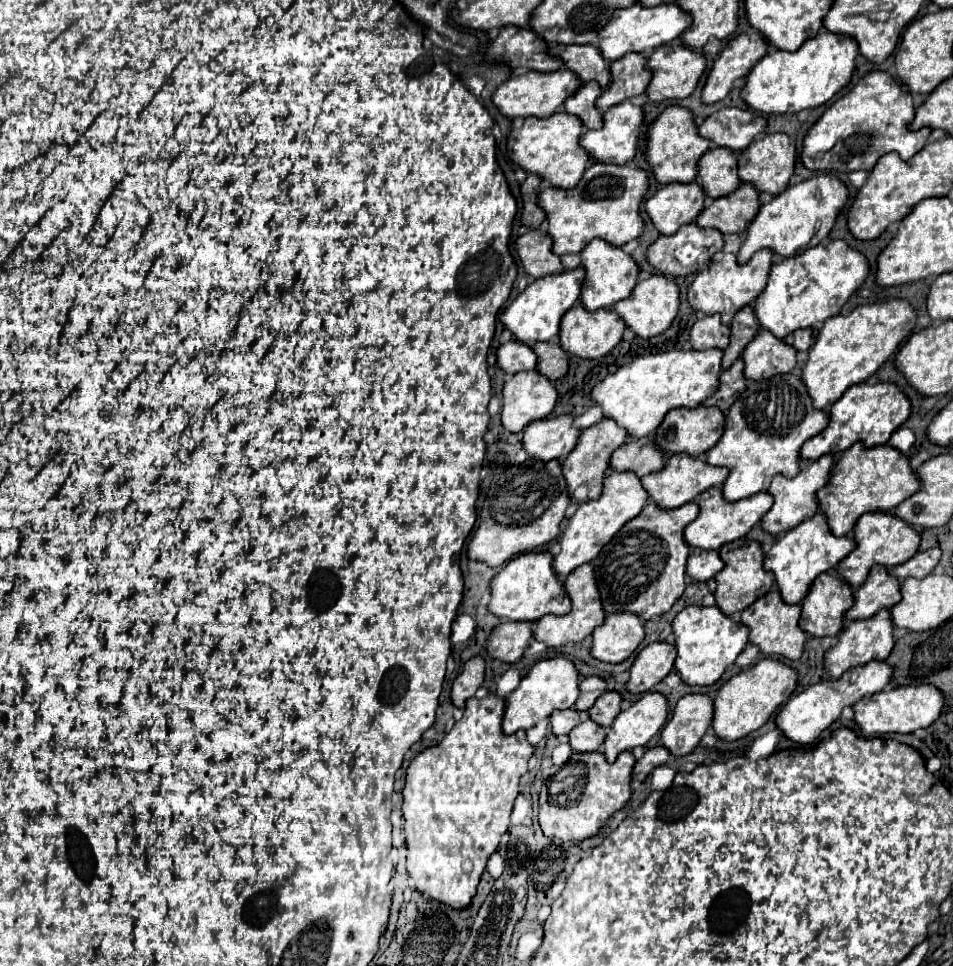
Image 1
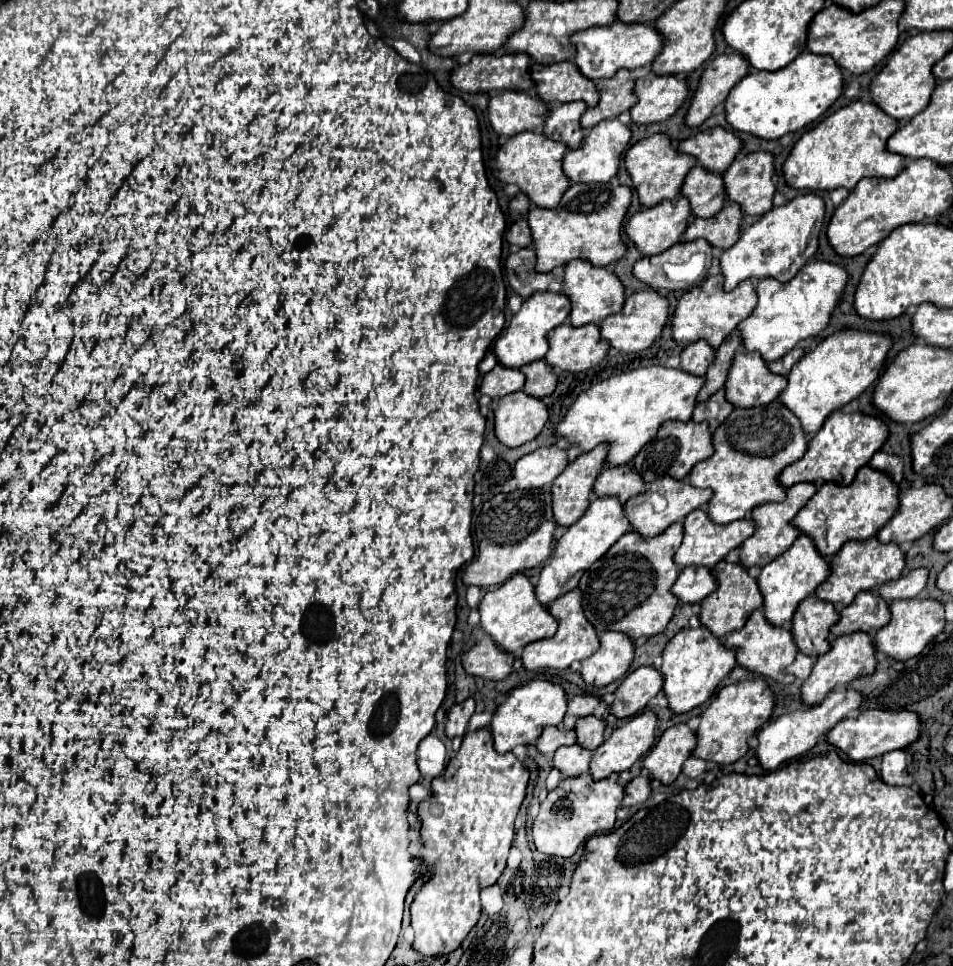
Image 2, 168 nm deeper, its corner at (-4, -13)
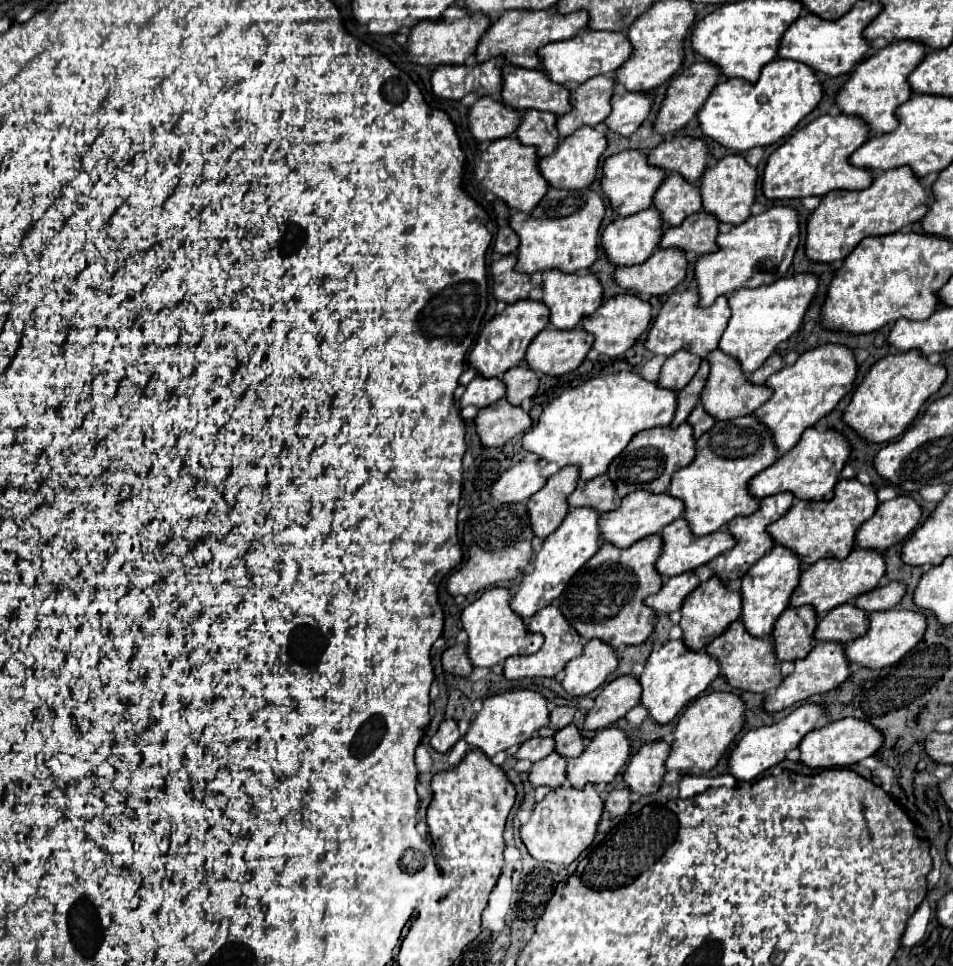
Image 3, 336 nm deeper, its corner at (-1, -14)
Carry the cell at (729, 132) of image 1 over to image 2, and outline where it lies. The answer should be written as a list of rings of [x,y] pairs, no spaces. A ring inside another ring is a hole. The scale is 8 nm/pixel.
[[[723,127],[705,129],[679,143],[679,153],[695,157],[697,165],[711,173],[723,173],[729,167],[729,161],[741,151],[741,141]]]

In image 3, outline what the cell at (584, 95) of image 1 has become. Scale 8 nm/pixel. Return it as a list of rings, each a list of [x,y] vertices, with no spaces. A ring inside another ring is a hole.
[[[526,110],[526,114],[522,116],[522,124],[514,132],[514,136],[526,146],[536,146],[540,156],[548,156],[558,146],[556,122],[558,122],[556,114]]]

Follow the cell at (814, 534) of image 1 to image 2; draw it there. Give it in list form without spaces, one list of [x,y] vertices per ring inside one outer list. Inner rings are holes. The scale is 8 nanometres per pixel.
[[[799,535],[795,543],[785,553],[781,553],[771,563],[767,563],[757,577],[757,585],[763,595],[765,619],[775,627],[785,627],[785,623],[791,623],[797,605],[805,597],[809,597],[827,575],[829,575],[829,565],[825,557],[817,553],[813,541],[807,535]]]

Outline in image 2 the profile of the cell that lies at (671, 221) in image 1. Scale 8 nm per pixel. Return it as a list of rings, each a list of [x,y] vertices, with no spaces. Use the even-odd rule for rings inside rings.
[[[675,197],[657,207],[637,211],[625,225],[627,237],[641,255],[653,257],[675,245],[691,221],[685,197]]]

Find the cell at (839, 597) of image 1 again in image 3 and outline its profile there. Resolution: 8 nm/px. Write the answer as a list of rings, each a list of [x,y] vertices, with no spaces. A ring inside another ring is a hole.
[[[812,606],[786,608],[774,624],[774,646],[780,662],[806,658],[814,648],[814,630],[818,624],[816,610]]]

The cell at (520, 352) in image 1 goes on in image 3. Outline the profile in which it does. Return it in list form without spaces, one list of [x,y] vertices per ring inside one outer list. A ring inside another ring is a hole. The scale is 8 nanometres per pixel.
[[[476,376],[468,386],[464,396],[460,398],[460,406],[470,406],[476,404],[478,408],[490,406],[492,402],[498,402],[500,398],[506,396],[506,388],[502,386],[502,378],[484,378]]]

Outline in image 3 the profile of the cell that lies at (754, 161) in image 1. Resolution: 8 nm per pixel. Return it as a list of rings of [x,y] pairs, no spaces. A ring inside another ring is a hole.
[[[730,154],[722,158],[716,166],[708,168],[706,174],[702,176],[700,192],[702,192],[704,210],[714,214],[720,222],[730,222],[730,224],[746,222],[746,218],[752,216],[750,208],[756,200],[756,182],[758,182],[758,172],[746,162],[742,154]]]

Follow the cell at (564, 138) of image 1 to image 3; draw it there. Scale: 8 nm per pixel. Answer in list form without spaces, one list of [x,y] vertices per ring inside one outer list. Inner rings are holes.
[[[502,138],[492,140],[482,150],[482,160],[474,168],[474,178],[480,182],[482,188],[502,198],[510,208],[530,212],[538,202],[546,196],[546,190],[550,190],[550,184],[546,178],[542,178],[542,172],[538,170],[538,150],[532,146],[524,146],[518,142],[518,138]]]

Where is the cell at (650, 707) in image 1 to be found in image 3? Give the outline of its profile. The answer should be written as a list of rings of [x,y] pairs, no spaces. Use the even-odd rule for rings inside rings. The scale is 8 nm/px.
[[[616,726],[604,728],[604,730],[596,732],[592,742],[586,746],[586,750],[578,758],[568,760],[568,768],[566,768],[568,782],[574,788],[582,788],[588,782],[592,782],[592,784],[610,784],[618,776],[618,772],[626,766],[630,756],[632,756],[632,742],[626,736],[626,732],[622,728],[616,728]]]

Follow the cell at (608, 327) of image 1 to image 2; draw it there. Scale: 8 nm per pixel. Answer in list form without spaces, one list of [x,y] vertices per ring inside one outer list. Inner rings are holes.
[[[563,323],[547,333],[547,341],[549,351],[545,363],[569,373],[579,373],[599,365],[609,351],[609,343],[599,335],[597,325],[573,327]]]

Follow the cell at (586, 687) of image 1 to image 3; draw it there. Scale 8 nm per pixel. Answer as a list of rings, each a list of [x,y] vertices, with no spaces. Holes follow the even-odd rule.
[[[558,706],[558,708],[554,708],[552,714],[550,714],[550,724],[544,726],[542,730],[538,730],[538,734],[540,736],[552,736],[552,734],[556,734],[558,730],[562,730],[564,726],[568,726],[572,722],[576,710],[578,708],[574,708],[574,706]]]

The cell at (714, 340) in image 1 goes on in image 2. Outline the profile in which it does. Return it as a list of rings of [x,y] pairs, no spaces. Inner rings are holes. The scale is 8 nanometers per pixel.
[[[697,341],[697,343],[687,345],[681,353],[679,369],[687,371],[691,375],[703,377],[705,369],[709,367],[709,361],[713,361],[713,351],[715,349],[709,349],[709,345],[705,345],[705,341]]]

